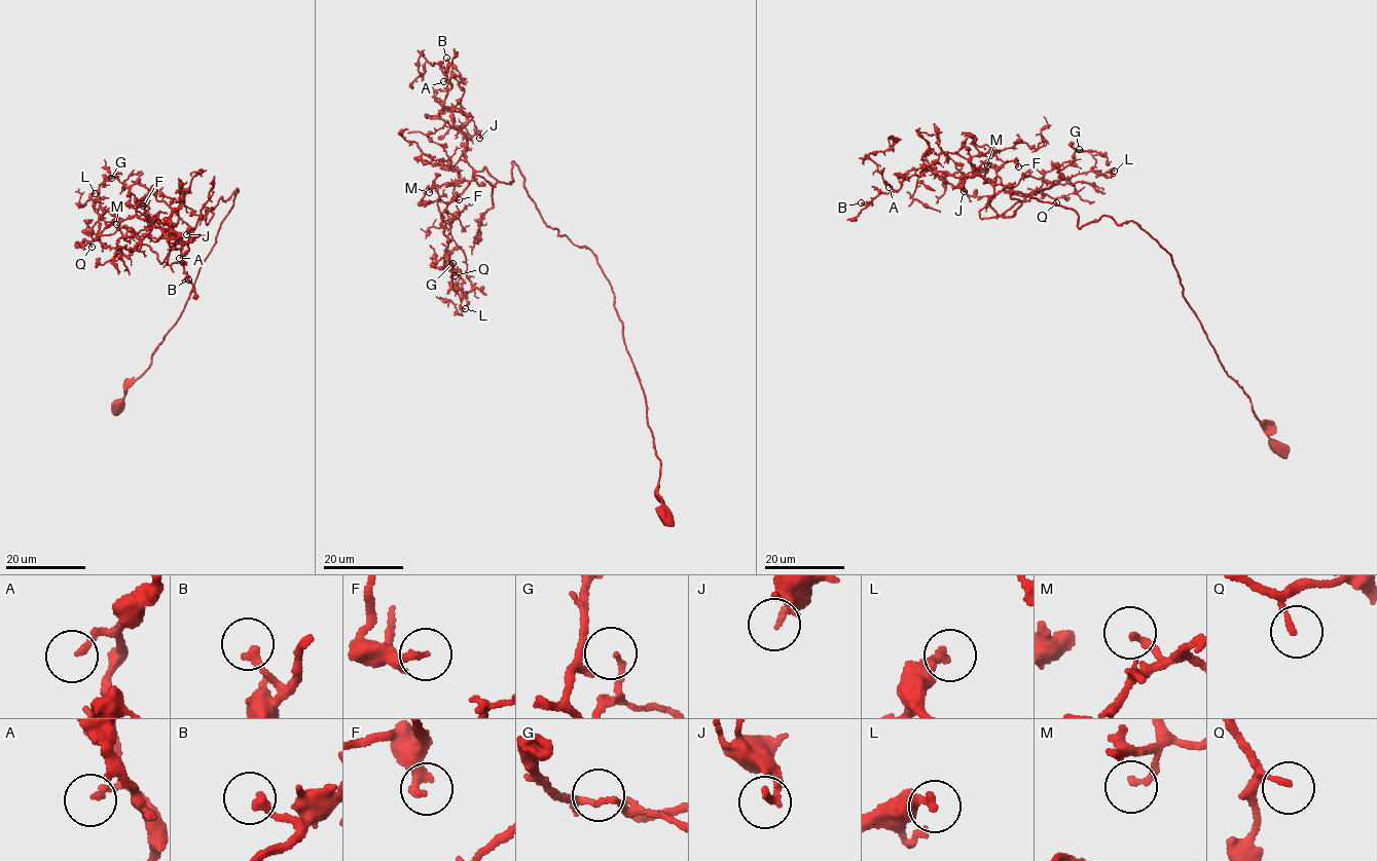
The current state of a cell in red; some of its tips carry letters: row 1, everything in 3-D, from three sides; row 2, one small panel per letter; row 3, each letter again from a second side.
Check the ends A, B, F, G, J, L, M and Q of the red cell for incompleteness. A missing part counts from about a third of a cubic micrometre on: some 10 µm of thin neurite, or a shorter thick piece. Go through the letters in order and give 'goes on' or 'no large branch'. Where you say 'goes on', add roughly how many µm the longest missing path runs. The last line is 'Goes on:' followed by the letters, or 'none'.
A: no large branch
B: no large branch
F: no large branch
G: no large branch
J: no large branch
L: no large branch
M: no large branch
Q: no large branch
Goes on: none

